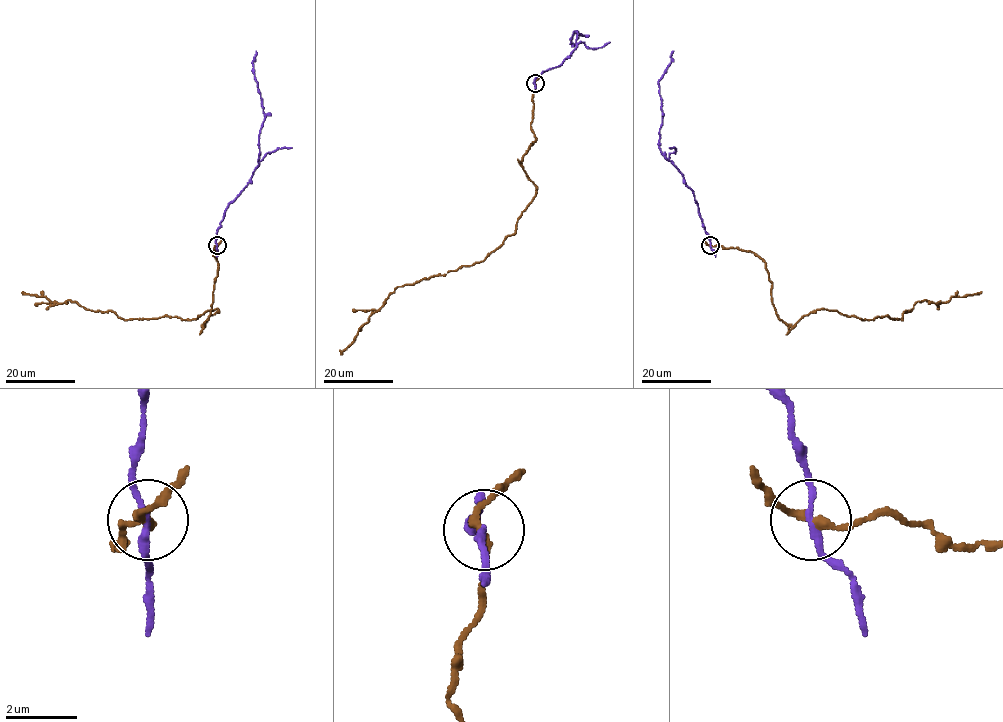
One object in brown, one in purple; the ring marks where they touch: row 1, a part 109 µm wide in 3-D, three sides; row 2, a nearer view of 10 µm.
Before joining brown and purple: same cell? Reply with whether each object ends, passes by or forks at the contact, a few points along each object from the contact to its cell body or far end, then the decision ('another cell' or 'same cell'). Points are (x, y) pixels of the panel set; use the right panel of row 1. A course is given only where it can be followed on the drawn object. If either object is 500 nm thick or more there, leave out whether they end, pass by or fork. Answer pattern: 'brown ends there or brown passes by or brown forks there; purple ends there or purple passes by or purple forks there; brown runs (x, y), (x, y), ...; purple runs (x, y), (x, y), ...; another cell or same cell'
brown passes by; purple passes by; brown runs (710, 245), (765, 263), (775, 313), (789, 327), (816, 310), (902, 320), (918, 301), (981, 292); purple runs (710, 245), (693, 192), (659, 148), (662, 114), (658, 81), (671, 62), (673, 51); same cell

